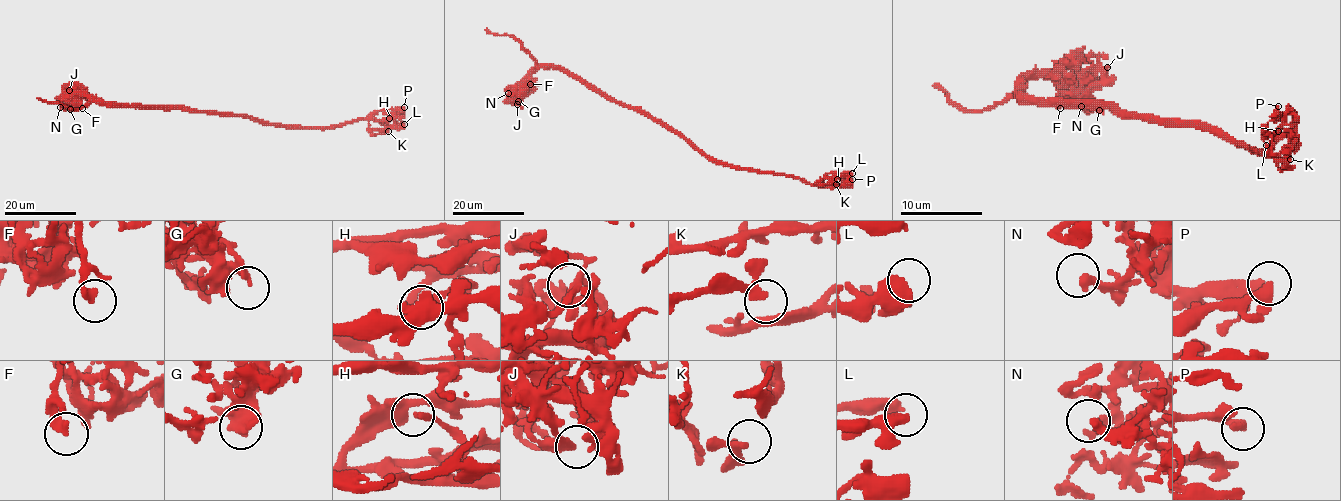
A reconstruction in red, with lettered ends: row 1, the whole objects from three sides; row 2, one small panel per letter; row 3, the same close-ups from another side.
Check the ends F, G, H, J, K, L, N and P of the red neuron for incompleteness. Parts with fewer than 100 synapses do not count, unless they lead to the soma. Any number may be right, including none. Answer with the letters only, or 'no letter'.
no letter

